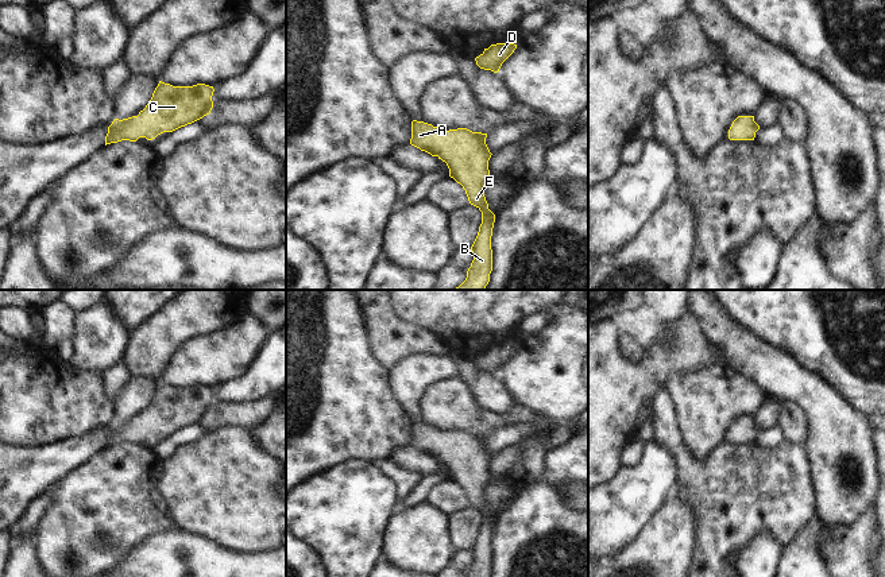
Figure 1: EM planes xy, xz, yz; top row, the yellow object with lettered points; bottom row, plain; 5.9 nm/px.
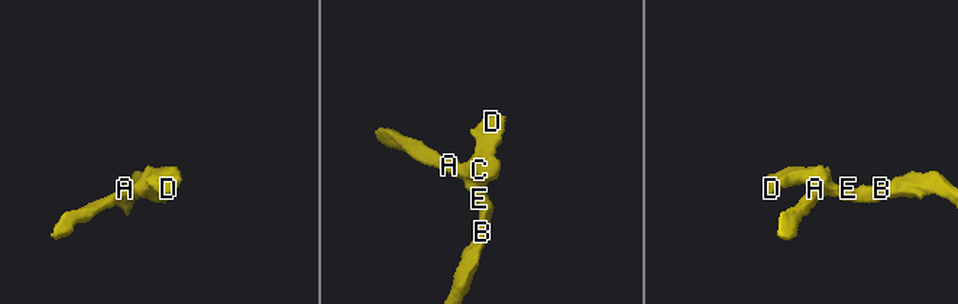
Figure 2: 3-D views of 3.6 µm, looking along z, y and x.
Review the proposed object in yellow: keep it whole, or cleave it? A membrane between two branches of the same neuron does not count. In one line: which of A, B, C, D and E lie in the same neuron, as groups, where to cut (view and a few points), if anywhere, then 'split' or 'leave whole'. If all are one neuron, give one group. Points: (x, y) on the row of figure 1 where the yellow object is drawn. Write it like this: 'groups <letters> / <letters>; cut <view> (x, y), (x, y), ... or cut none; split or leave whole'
groups A B C D E; cut none; leave whole

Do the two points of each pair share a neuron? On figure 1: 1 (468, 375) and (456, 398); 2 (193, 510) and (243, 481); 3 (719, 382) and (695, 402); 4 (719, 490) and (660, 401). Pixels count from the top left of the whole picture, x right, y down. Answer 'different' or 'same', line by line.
1: different
2: same
3: same
4: same

